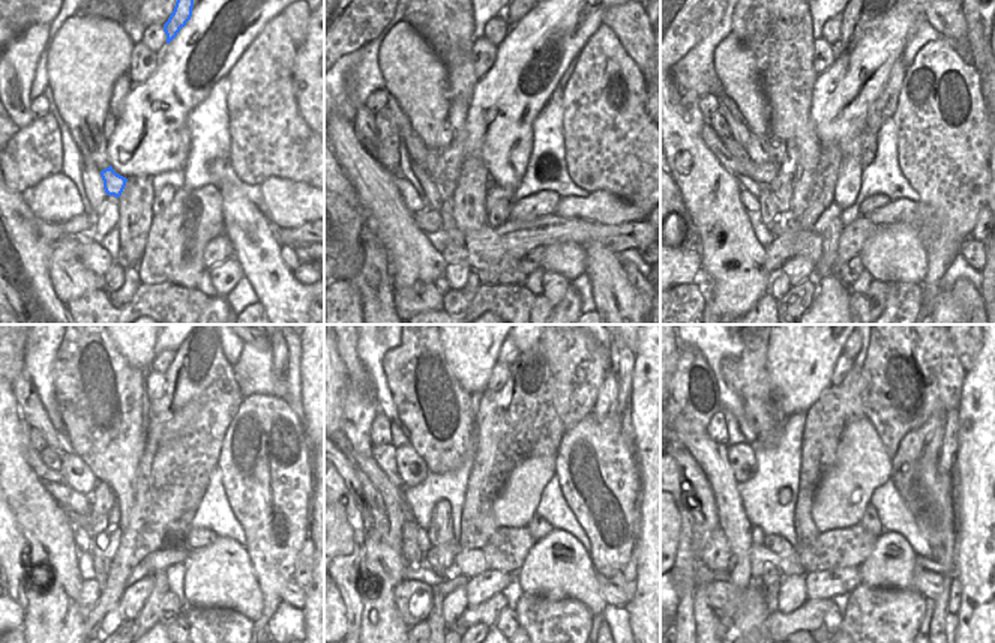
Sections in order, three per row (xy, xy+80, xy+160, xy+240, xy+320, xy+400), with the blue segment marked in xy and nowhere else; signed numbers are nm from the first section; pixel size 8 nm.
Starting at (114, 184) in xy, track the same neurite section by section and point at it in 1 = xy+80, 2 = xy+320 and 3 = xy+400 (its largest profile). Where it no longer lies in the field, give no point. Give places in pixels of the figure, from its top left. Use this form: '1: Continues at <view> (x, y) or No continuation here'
1: Continues at xy+80 (434, 167)
2: Continues at xy+320 (413, 470)
3: Continues at xy+400 (742, 458).

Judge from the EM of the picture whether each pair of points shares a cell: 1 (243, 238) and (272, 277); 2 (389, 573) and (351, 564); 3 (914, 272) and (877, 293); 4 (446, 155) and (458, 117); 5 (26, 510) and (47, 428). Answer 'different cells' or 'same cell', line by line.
1: same cell
2: different cells
3: different cells
4: same cell
5: different cells

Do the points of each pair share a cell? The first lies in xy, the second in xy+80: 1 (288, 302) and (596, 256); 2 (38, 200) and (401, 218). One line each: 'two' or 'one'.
1: one
2: two

